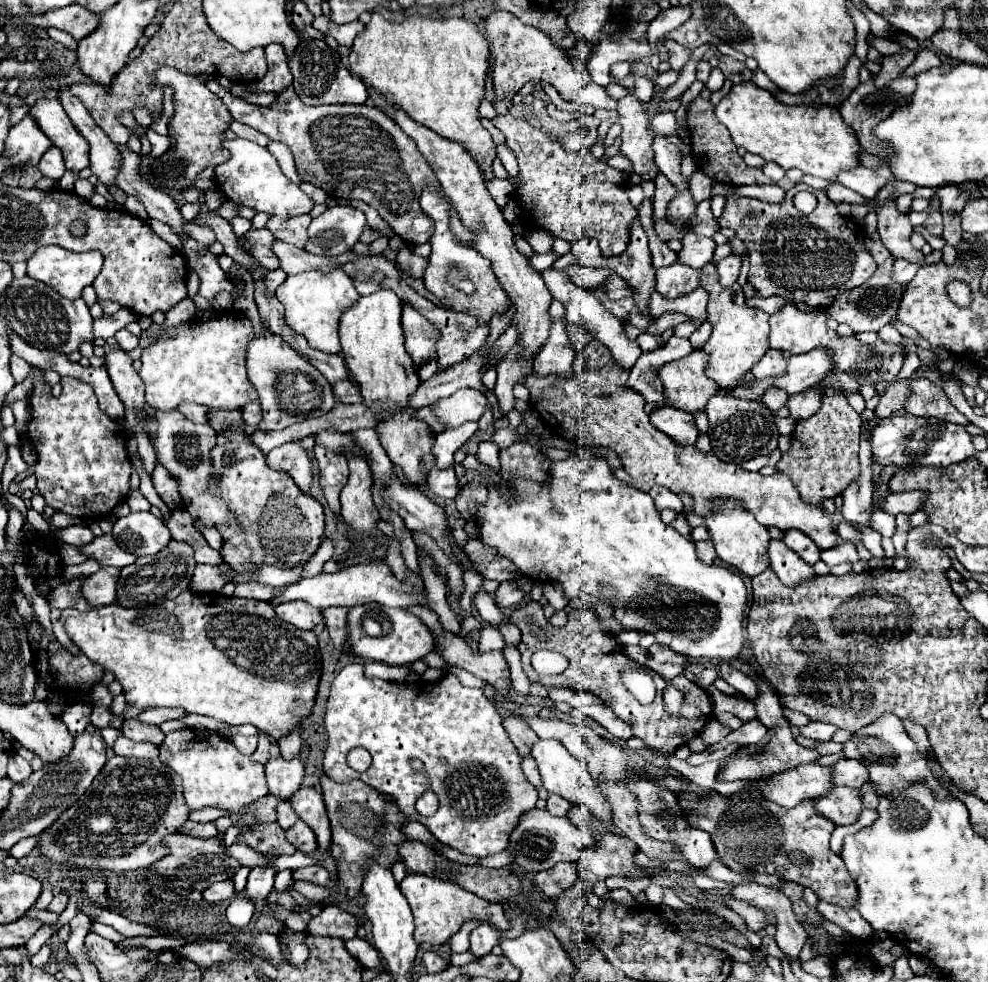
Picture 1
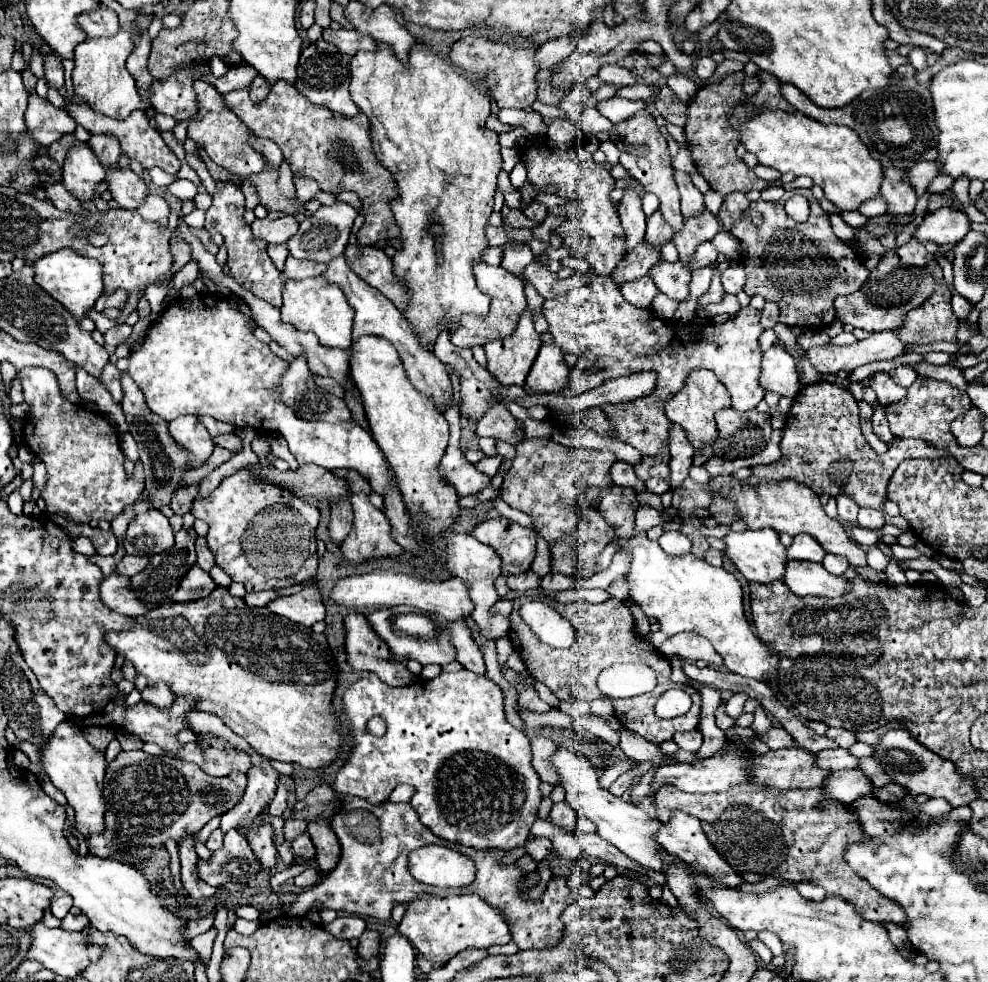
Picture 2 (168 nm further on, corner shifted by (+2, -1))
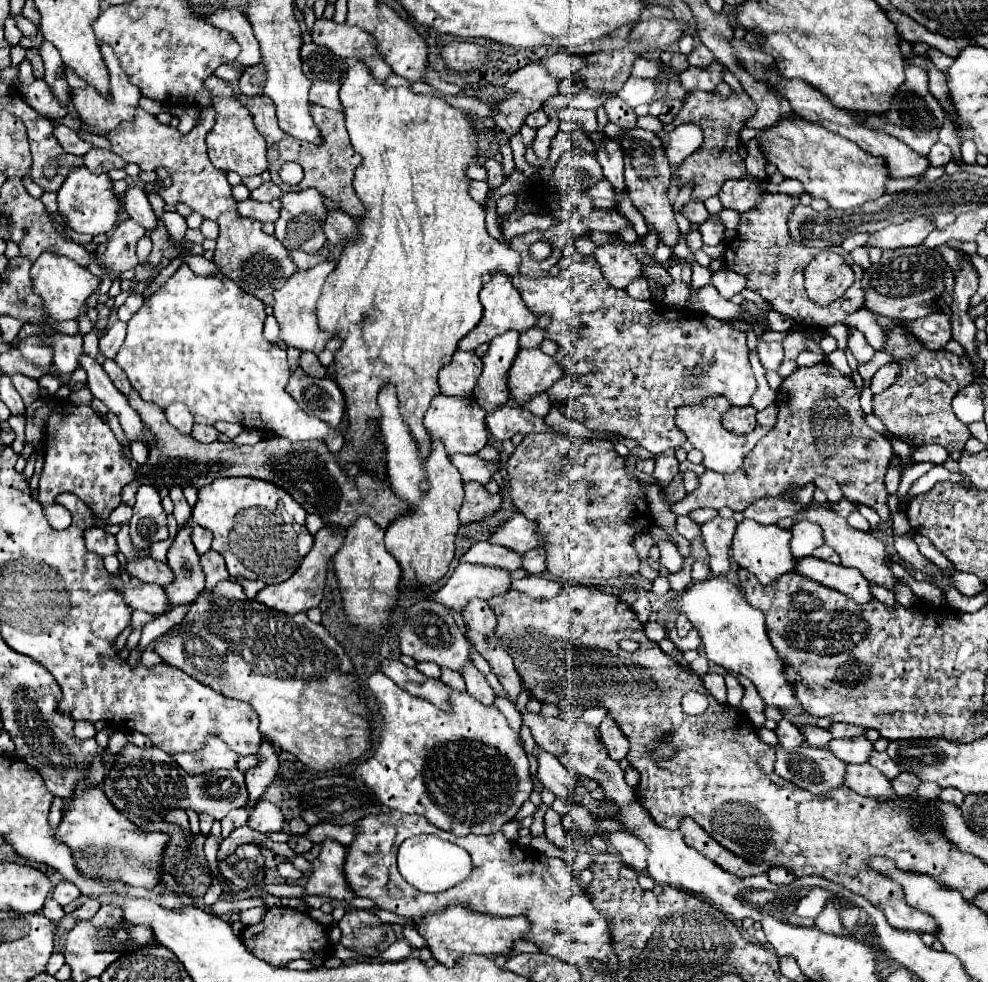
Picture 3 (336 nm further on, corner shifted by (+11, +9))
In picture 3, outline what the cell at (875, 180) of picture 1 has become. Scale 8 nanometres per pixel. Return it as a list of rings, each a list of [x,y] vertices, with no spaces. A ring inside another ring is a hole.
[[[937,142],[937,144],[931,148],[927,159],[929,160],[930,166],[945,166],[945,164],[951,160],[951,150],[949,150],[947,146],[943,146],[941,142]]]

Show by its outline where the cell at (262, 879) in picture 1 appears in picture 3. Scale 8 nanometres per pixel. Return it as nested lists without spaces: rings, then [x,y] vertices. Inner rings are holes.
[[[263,742],[261,748],[259,748],[259,754],[261,754],[261,764],[247,770],[245,772],[245,784],[247,784],[247,792],[249,792],[249,802],[247,802],[247,808],[253,808],[261,794],[269,788],[269,784],[273,782],[275,774],[277,774],[277,754],[275,754],[275,748],[269,744],[269,742]]]

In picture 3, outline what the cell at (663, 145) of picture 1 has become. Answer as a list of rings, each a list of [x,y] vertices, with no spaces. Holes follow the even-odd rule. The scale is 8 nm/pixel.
[[[689,200],[687,206],[683,206],[681,214],[683,214],[691,224],[701,224],[701,222],[705,222],[707,216],[709,216],[707,208],[705,208],[703,202],[699,202],[699,200]]]

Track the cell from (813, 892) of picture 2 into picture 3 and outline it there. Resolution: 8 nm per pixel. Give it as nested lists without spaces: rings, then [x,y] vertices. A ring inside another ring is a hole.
[[[769,868],[769,880],[773,882],[773,884],[791,884],[797,876],[793,874],[793,872],[789,872],[789,870],[785,870],[785,868]]]

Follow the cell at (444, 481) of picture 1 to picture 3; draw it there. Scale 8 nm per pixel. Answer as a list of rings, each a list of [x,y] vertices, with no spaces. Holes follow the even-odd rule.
[[[453,454],[451,462],[457,466],[463,482],[479,482],[479,484],[487,484],[491,474],[495,470],[499,470],[499,464],[493,462],[485,462],[479,456],[467,456],[467,454]]]

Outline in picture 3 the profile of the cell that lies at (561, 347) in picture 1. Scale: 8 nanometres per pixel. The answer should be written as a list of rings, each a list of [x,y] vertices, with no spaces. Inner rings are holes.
[[[523,348],[513,362],[507,386],[511,398],[515,398],[519,404],[525,404],[531,400],[531,396],[547,392],[561,376],[563,370],[553,356],[541,352],[539,348]]]

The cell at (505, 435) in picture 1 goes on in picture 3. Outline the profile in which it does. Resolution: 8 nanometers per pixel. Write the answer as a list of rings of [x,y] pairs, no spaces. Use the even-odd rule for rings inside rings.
[[[467,482],[465,484],[465,500],[459,510],[459,520],[463,524],[477,522],[489,514],[493,514],[501,504],[499,494],[491,494],[485,490],[483,484],[477,482]]]

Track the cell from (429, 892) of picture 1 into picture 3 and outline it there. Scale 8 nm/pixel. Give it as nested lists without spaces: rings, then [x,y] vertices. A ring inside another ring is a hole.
[[[451,904],[443,912],[425,914],[417,922],[417,932],[425,938],[427,948],[431,950],[433,958],[445,966],[453,966],[457,956],[469,954],[507,954],[511,952],[513,940],[519,940],[521,934],[529,928],[527,918],[523,916],[491,916],[479,914],[471,910],[463,910],[463,904]]]

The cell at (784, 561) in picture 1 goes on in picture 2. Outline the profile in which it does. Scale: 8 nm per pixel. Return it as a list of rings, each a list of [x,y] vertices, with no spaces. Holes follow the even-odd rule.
[[[790,560],[786,564],[784,582],[796,596],[838,598],[852,590],[850,580],[830,574],[822,564],[816,562]]]

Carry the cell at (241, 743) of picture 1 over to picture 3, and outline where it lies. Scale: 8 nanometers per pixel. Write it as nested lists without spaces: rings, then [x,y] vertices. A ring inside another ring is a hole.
[[[209,736],[205,746],[201,746],[195,752],[177,754],[177,756],[173,756],[173,760],[177,760],[177,764],[187,774],[205,774],[215,768],[237,768],[239,756],[235,756],[221,738]]]

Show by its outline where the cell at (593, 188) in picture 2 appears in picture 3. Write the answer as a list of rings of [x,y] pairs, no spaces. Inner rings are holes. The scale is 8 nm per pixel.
[[[609,238],[607,242],[597,244],[595,260],[611,286],[627,288],[629,282],[641,276],[639,260],[631,254],[629,244],[625,244],[621,238]]]

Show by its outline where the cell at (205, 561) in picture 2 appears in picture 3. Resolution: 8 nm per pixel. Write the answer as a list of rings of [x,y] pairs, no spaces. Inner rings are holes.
[[[193,524],[191,540],[193,540],[193,544],[195,544],[195,550],[197,550],[197,554],[199,554],[199,556],[201,556],[201,554],[205,554],[205,552],[211,548],[211,538],[213,538],[213,534],[211,534],[209,530],[205,530],[205,528],[199,528],[197,524]]]

